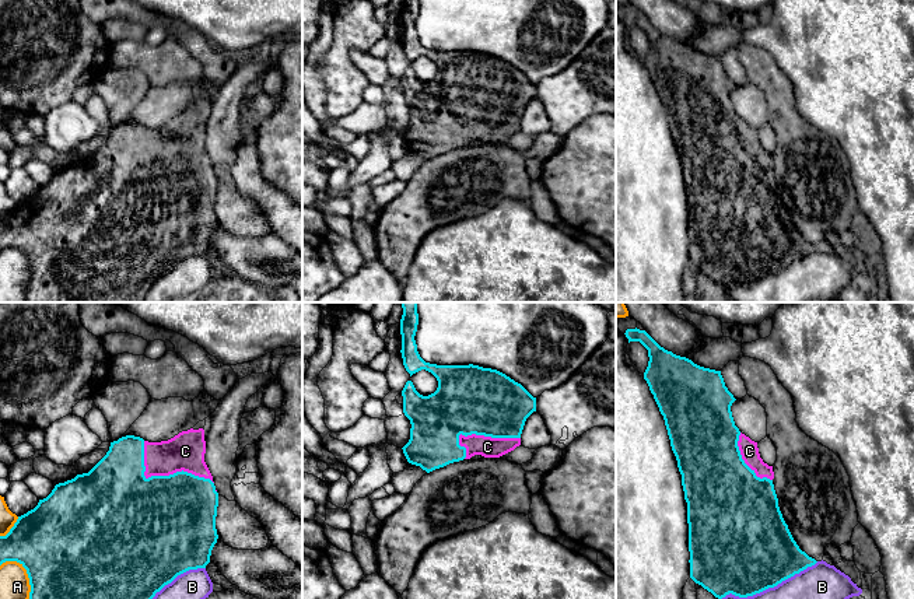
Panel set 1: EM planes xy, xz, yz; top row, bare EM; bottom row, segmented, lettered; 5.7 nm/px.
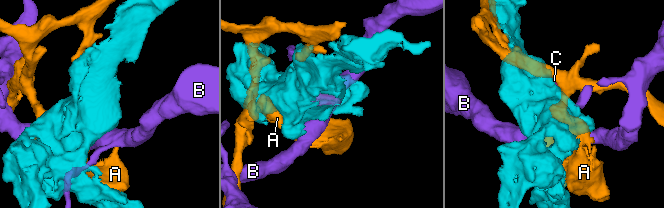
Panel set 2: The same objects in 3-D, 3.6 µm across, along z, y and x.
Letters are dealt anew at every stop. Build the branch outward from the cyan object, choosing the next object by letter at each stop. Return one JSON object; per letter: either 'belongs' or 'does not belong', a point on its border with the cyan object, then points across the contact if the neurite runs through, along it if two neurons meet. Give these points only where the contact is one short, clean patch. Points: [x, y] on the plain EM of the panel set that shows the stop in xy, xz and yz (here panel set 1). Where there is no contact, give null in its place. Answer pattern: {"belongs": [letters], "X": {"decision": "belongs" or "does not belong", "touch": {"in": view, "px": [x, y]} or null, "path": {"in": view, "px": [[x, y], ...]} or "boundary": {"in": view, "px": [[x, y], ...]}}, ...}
{"belongs": ["C"], "A": {"decision": "does not belong", "touch": {"in": "xy", "px": [30, 269]}}, "B": {"decision": "does not belong", "touch": {"in": "yz", "px": [769, 273]}}, "C": {"decision": "belongs", "touch": {"in": "xy", "px": [163, 163]}}}

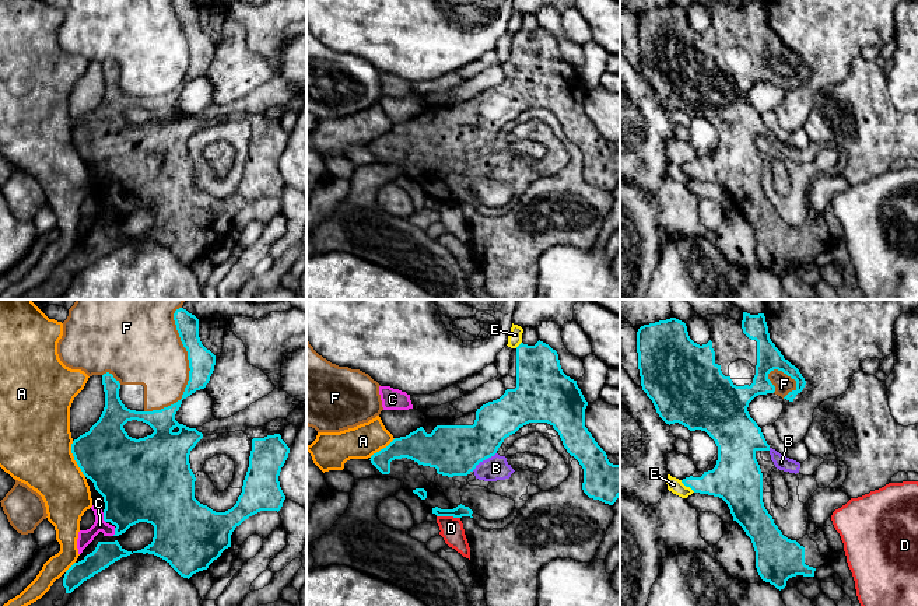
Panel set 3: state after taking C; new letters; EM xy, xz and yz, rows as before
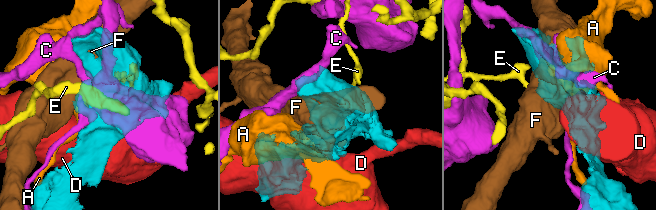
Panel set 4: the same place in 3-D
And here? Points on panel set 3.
{"belongs": ["B"], "A": {"decision": "does not belong", "touch": {"in": "xy", "px": [74, 146]}}, "B": {"decision": "belongs", "touch": {"in": "xz", "px": [483, 146]}, "path": {"in": "xz", "px": [[452, 136], [473, 136], [483, 146], [491, 154], [496, 154]]}}, "C": {"decision": "does not belong", "touch": {"in": "xy", "px": [104, 205]}}, "D": {"decision": "does not belong", "touch": {"in": "xz", "px": [448, 202]}}, "E": {"decision": "does not belong", "touch": {"in": "yz", "px": [687, 172]}}, "F": {"decision": "does not belong", "touch": {"in": "xy", "px": [189, 60]}}}

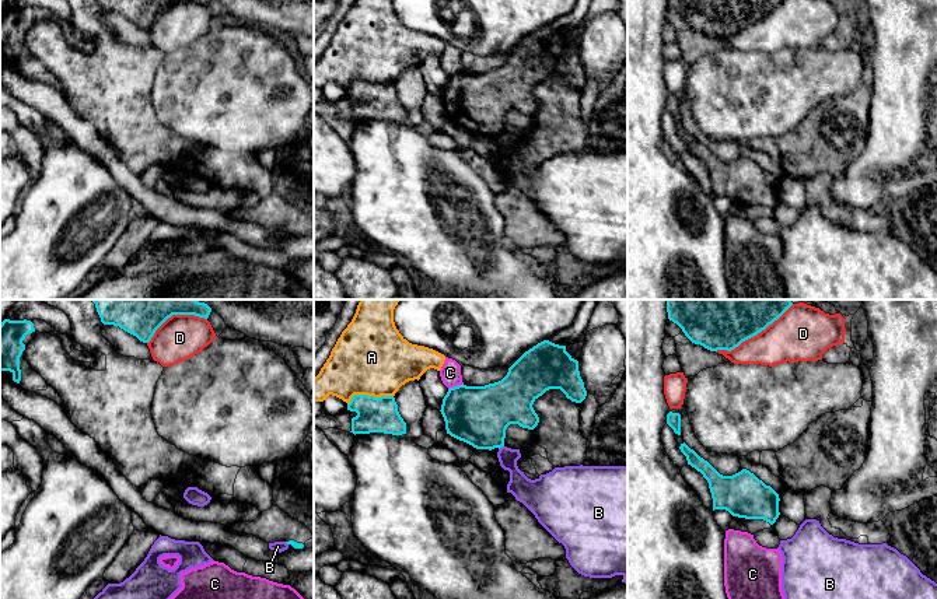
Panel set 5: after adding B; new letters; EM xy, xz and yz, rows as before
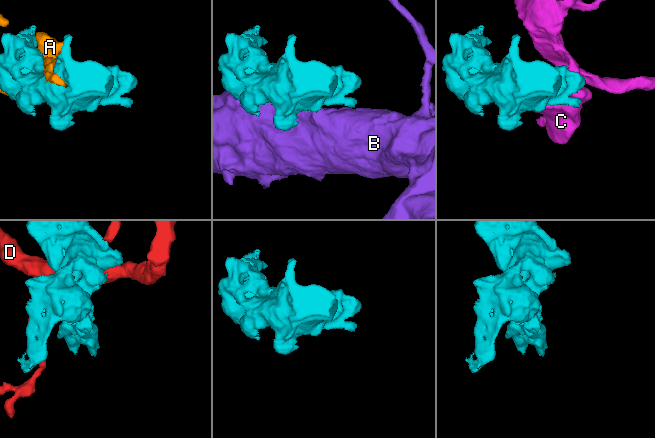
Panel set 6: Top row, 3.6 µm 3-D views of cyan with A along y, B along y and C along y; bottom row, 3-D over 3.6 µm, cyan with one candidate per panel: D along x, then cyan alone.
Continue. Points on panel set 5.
{"belongs": [], "A": {"decision": "does not belong", "touch": {"in": "xz", "px": [369, 83]}}, "B": {"decision": "does not belong", "touch": {"in": "xz", "px": [500, 133]}, "boundary": {"in": "xz", "px": [[503, 132], [499, 136]]}}, "C": {"decision": "does not belong", "touch": {"in": "xz", "px": [455, 73]}}, "D": {"decision": "does not belong", "touch": {"in": "yz", "px": [750, 24]}}}

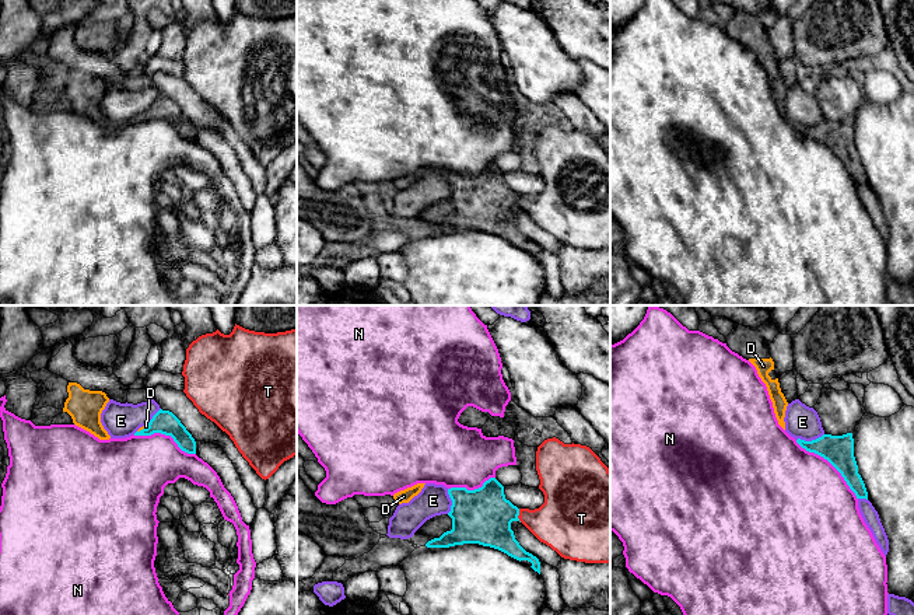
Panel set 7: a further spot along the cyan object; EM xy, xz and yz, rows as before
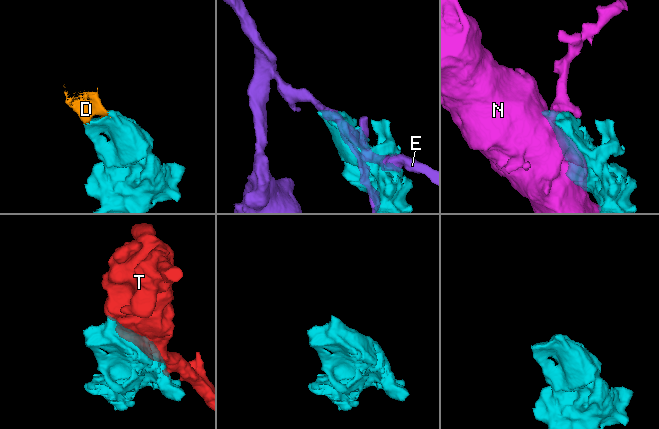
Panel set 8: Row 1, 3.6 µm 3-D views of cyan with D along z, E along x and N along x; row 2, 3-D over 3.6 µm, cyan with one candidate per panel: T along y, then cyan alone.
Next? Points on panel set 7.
{"belongs": ["D"], "D": {"decision": "belongs", "touch": {"in": "xy", "px": [143, 115]}}, "E": {"decision": "does not belong", "touch": {"in": "yz", "px": [809, 128]}}, "N": {"decision": "does not belong", "touch": {"in": "yz", "px": [830, 149]}}, "T": {"decision": "does not belong", "touch": {"in": "xz", "px": [518, 201]}}}

